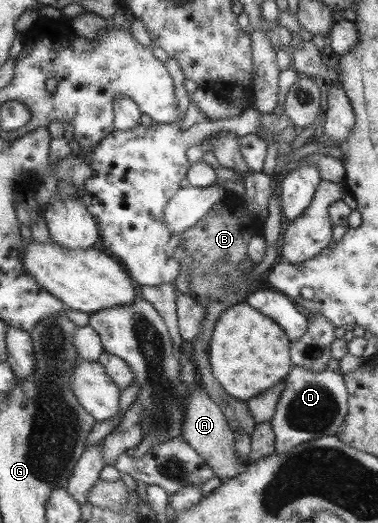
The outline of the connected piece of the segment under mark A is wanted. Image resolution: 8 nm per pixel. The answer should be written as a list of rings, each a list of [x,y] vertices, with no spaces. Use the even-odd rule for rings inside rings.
[[[193,386],[193,391],[189,393],[189,399],[185,405],[181,437],[203,458],[203,463],[211,468],[213,475],[218,479],[233,479],[235,476],[241,475],[246,466],[236,455],[235,433],[233,433],[231,426],[227,426],[226,418],[220,406],[217,406],[212,398],[209,398],[205,390],[201,389],[200,386]]]

